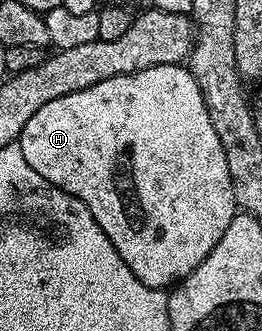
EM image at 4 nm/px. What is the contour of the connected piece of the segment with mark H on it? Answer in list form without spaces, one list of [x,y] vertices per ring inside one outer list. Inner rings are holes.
[[[183,64],[153,66],[149,70],[137,70],[133,74],[105,78],[105,82],[97,82],[85,90],[65,94],[65,98],[53,98],[53,102],[45,102],[45,106],[41,106],[41,110],[37,110],[37,114],[33,114],[29,122],[25,122],[25,130],[19,135],[17,143],[25,162],[29,162],[29,166],[33,166],[33,170],[37,170],[37,174],[41,174],[45,182],[53,182],[53,186],[65,190],[65,194],[73,194],[73,198],[85,202],[89,214],[93,214],[97,226],[101,226],[109,242],[113,242],[125,266],[129,266],[129,270],[133,270],[133,274],[137,274],[137,278],[141,278],[141,282],[145,282],[145,286],[150,288],[167,290],[189,274],[193,274],[193,270],[197,270],[197,266],[201,266],[201,262],[209,258],[213,246],[221,242],[221,234],[229,230],[229,222],[233,222],[237,214],[233,182],[229,182],[229,165],[225,163],[225,150],[221,150],[221,138],[217,138],[213,122],[209,122],[205,98],[193,78],[190,67]]]

